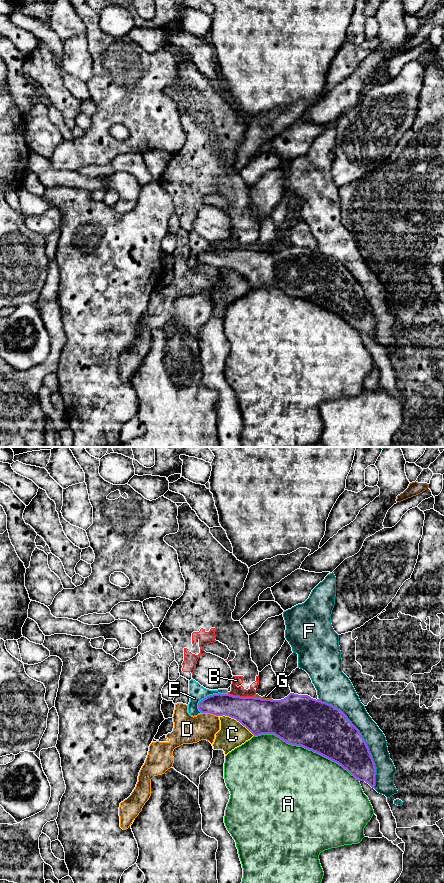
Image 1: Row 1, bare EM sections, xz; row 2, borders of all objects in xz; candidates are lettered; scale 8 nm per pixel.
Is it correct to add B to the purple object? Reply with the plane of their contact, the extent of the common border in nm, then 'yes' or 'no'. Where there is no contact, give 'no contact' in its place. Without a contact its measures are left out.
contact in xz; length 200 nm; no

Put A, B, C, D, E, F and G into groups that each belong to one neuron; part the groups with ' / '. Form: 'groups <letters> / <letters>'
groups A / B C E / D G / F

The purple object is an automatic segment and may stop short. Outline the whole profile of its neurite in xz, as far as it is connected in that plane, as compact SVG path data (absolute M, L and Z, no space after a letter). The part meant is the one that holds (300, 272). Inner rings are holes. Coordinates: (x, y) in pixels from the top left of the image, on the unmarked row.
M218 245L199 253L198 261L234 270L254 288L274 286L288 296L312 302L375 338L376 319L364 290L332 256L294 245L281 252Z

